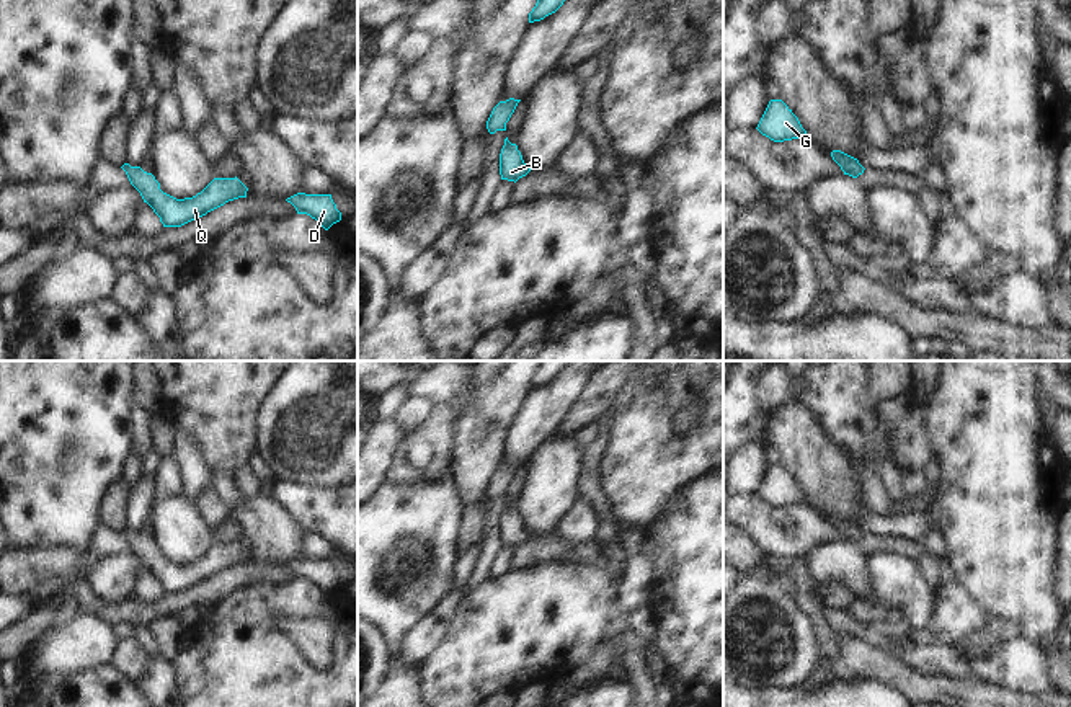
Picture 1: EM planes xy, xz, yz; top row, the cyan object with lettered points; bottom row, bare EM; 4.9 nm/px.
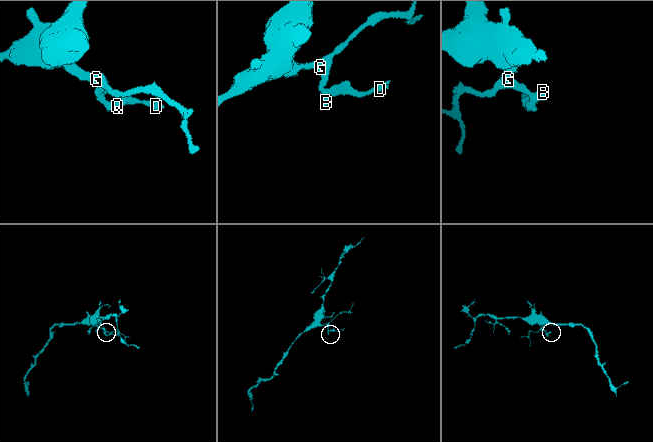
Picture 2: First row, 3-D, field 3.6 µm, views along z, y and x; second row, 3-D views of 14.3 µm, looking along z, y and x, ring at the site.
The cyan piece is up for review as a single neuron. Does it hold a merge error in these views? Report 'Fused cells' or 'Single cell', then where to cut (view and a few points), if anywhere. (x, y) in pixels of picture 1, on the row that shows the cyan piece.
Single cell. No split.

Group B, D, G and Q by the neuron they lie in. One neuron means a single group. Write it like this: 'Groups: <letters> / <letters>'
Groups: B D G Q.

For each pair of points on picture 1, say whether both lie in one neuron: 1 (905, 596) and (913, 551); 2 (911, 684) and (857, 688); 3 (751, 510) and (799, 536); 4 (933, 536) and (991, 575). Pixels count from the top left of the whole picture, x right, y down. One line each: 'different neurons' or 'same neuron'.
1: different neurons
2: different neurons
3: same neuron
4: different neurons

